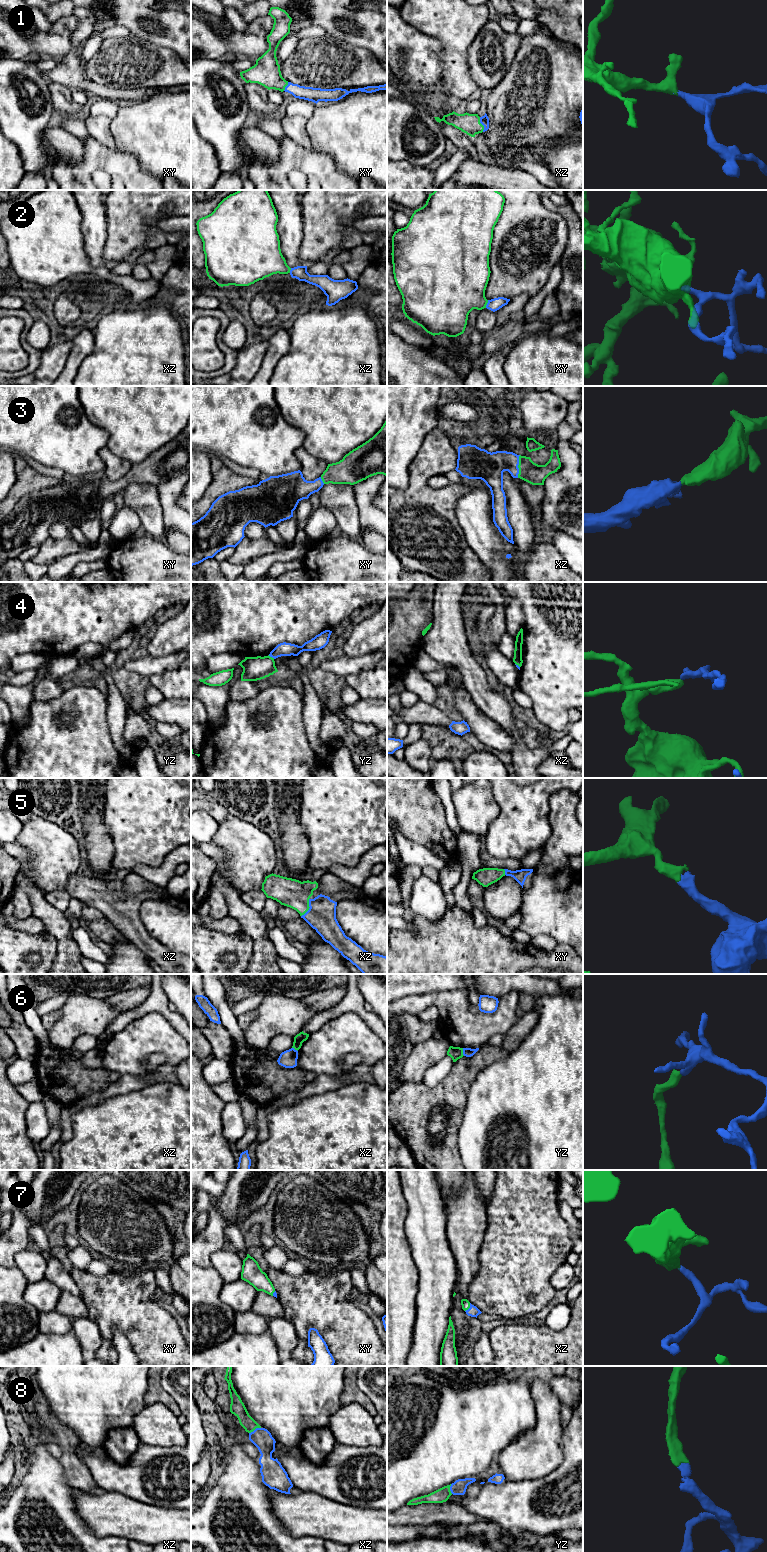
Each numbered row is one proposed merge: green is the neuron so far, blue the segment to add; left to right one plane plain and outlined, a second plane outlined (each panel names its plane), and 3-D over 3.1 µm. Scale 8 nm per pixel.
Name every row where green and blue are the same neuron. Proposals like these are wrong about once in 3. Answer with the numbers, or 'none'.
1, 2, 3, 5, 7, 8

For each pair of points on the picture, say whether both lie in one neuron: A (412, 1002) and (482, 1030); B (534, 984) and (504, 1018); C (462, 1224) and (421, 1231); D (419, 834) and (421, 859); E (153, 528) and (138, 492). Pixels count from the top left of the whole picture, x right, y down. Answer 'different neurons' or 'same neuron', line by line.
A: same neuron
B: different neurons
C: different neurons
D: different neurons
E: same neuron

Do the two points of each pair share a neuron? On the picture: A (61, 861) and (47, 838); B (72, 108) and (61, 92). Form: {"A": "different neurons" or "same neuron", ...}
{"A": "same neuron", "B": "same neuron"}

